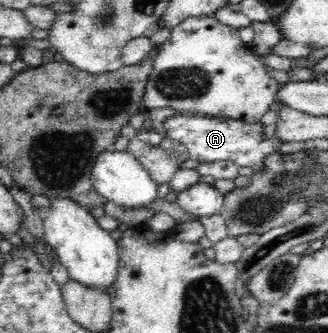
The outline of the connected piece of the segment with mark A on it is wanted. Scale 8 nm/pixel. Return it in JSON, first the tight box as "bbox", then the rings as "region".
{"bbox":[163,114,283,171],"region":[[[177,114],[168,117],[163,123],[165,135],[183,144],[188,151],[188,157],[197,159],[200,163],[213,163],[217,160],[234,161],[240,168],[251,167],[253,171],[266,170],[265,159],[275,153],[283,144],[283,140],[275,135],[263,138],[262,123],[247,123],[241,119],[209,117],[191,114]]]}

